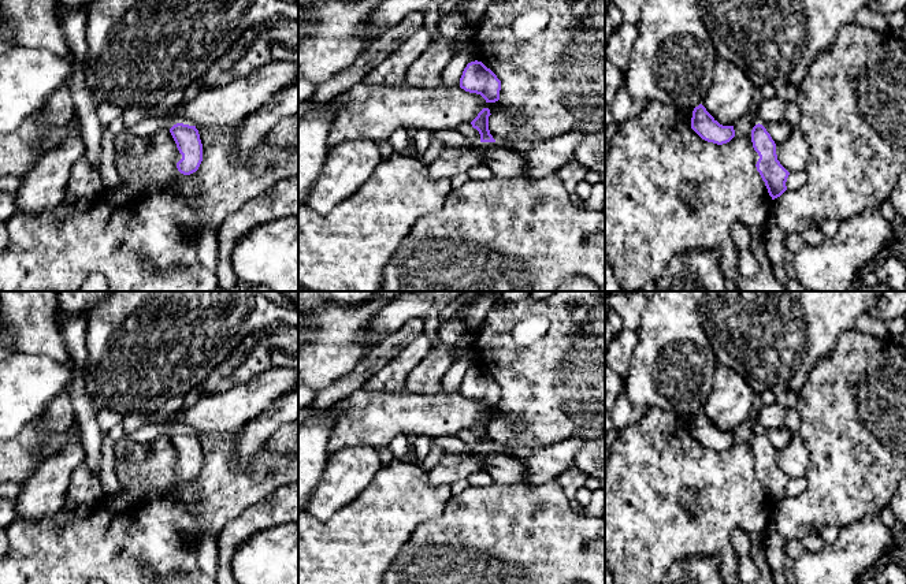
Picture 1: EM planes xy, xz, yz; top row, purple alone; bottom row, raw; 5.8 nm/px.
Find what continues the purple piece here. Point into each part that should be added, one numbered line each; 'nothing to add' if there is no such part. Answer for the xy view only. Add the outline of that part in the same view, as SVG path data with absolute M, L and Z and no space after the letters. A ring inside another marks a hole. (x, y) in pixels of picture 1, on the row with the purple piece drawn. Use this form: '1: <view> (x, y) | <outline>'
nothing to add

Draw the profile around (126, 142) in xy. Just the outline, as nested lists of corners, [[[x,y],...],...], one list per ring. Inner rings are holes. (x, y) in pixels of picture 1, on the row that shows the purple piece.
[[[127,130],[120,131],[116,137],[114,137],[115,155],[130,155],[138,156],[146,152],[151,145],[149,137],[138,137]]]

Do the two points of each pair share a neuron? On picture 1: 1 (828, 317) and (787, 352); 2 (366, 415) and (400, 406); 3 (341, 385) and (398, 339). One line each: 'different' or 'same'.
1: same
2: same
3: same

